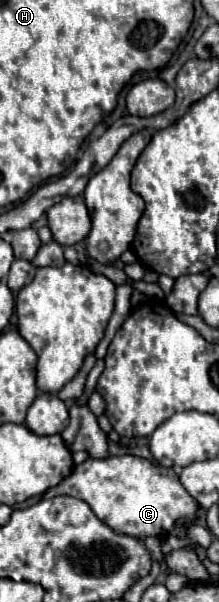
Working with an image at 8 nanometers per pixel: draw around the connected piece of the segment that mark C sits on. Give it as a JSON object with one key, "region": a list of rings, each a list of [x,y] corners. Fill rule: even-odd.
{"region":[[[110,455],[104,459],[88,457],[82,465],[58,485],[60,495],[72,495],[90,505],[96,517],[120,535],[136,539],[158,537],[164,539],[172,533],[174,525],[182,519],[184,527],[196,523],[198,501],[182,487],[174,469],[160,467],[136,455]]]}

